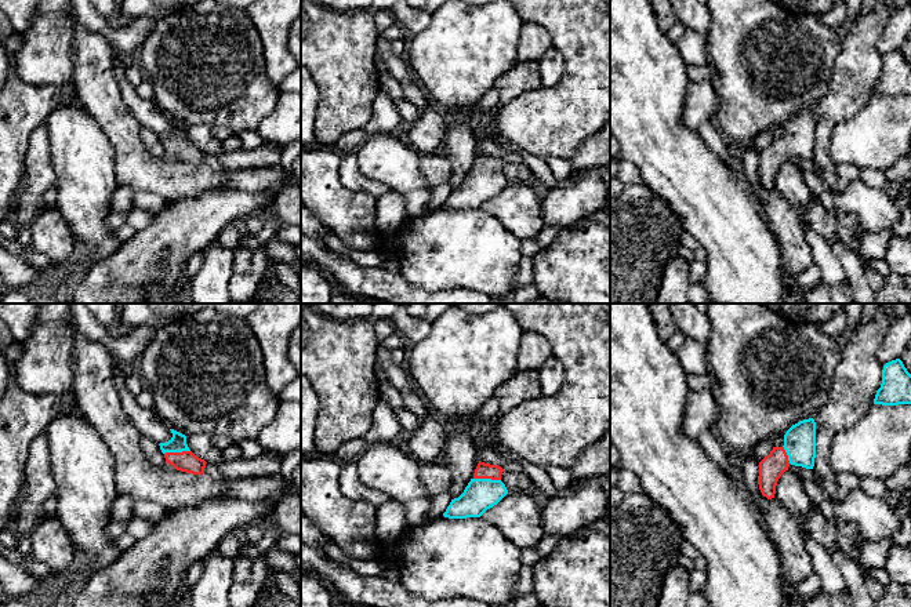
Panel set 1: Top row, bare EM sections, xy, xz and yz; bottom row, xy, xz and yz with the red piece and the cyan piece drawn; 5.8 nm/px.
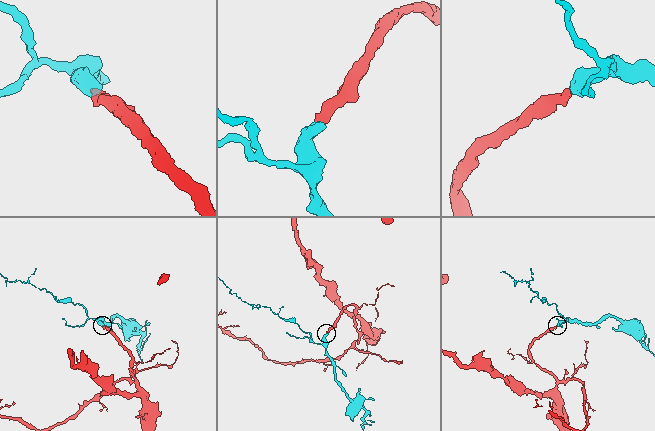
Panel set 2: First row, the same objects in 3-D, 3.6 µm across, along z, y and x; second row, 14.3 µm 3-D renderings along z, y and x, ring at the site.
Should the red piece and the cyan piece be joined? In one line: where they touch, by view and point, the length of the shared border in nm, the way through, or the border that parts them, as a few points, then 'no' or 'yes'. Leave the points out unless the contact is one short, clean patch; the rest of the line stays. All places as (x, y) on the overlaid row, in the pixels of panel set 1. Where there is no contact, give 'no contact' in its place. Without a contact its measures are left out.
meets red in xz at (487, 478); contact 160 nm long; runs through xz (483, 471), (487, 478), (486, 489), (481, 494); yes

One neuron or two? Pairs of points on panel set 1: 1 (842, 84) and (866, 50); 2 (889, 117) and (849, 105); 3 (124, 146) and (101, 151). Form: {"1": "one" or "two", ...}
{"1": "one", "2": "two", "3": "two"}

